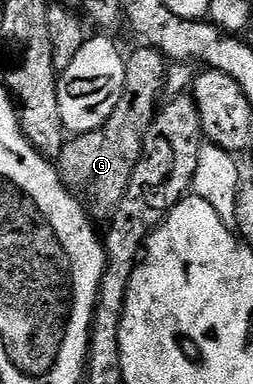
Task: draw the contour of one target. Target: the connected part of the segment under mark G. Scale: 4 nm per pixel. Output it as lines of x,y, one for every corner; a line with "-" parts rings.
138,48
126,58
125,87
121,99
117,99
117,107
113,107
113,115
109,115
101,127
88,133
74,134
64,141
57,159
58,171
67,188
86,202
96,218
110,219
117,211
117,203
121,203
125,187
129,187
133,167
137,167
141,159
143,132
153,123
163,97
169,64
167,58
156,49

